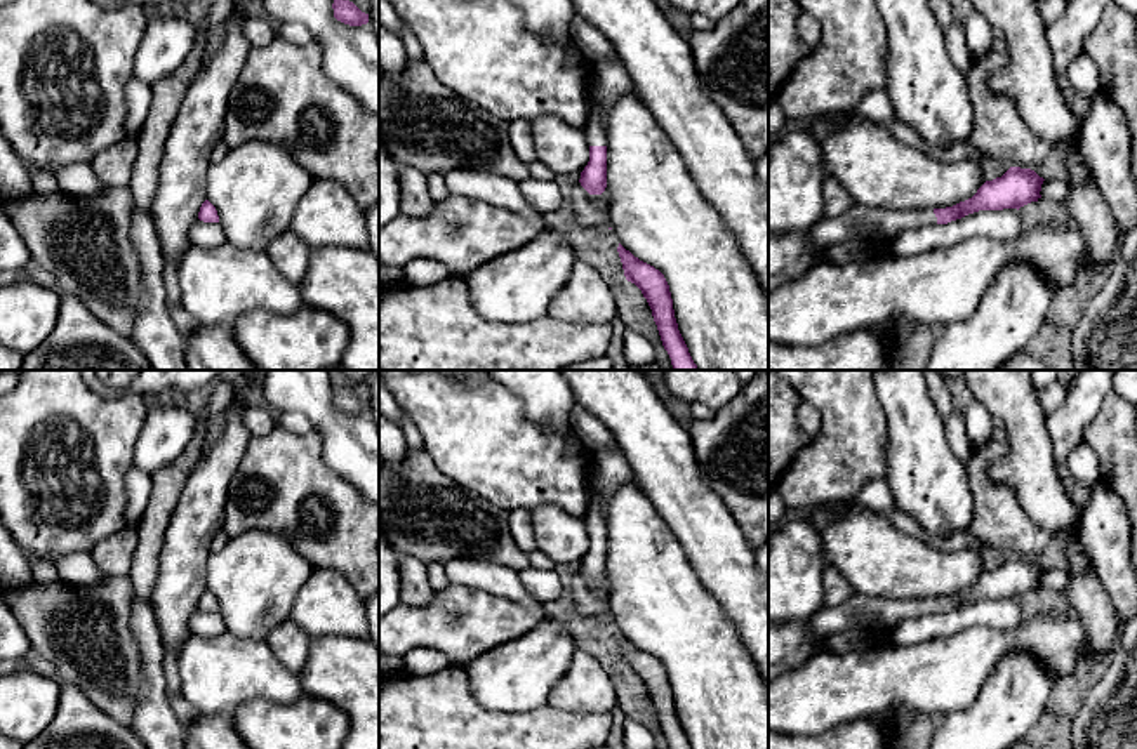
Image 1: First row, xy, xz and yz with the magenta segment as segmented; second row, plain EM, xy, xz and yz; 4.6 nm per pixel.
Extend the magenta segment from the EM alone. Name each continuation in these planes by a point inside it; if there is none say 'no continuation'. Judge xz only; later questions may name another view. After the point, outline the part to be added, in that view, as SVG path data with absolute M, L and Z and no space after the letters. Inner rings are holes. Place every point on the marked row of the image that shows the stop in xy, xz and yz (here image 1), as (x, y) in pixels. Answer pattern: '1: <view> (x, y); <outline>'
1: xz (614, 80); M614 54L610 59L602 59L593 64L600 78L598 104L591 111L584 127L589 146L607 146L605 111L624 94L635 92L633 80Z

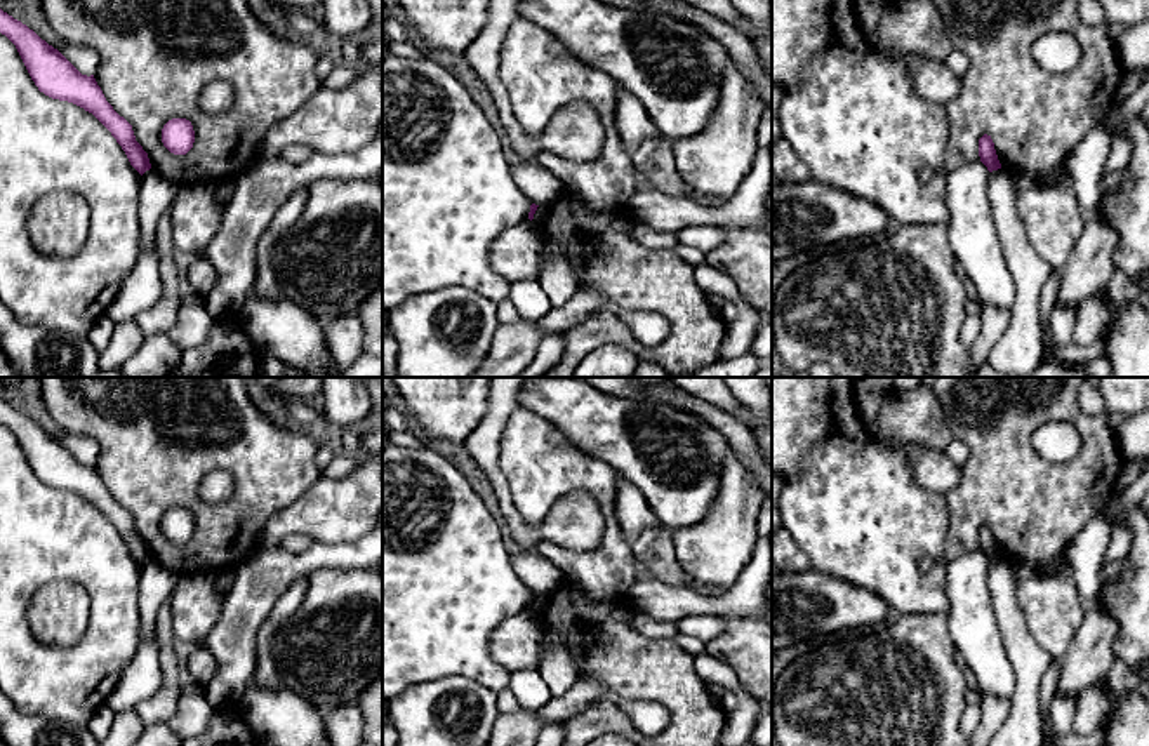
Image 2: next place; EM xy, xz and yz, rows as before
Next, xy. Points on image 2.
no continuation

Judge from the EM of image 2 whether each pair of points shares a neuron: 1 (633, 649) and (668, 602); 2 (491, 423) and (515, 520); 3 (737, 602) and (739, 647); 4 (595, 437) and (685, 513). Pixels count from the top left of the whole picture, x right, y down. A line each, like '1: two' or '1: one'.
1: two
2: one
3: two
4: one

